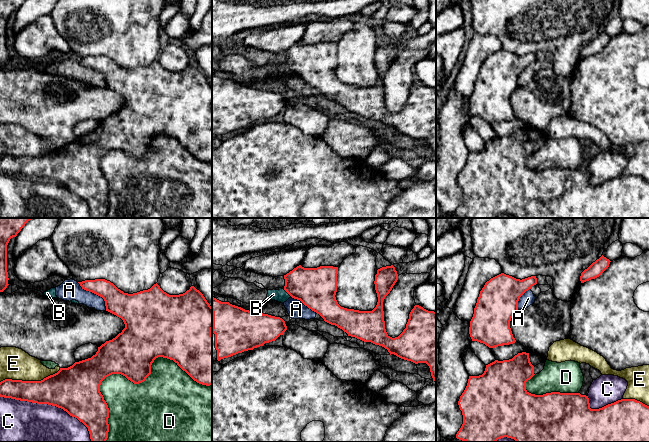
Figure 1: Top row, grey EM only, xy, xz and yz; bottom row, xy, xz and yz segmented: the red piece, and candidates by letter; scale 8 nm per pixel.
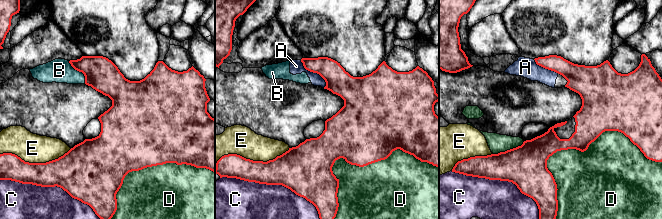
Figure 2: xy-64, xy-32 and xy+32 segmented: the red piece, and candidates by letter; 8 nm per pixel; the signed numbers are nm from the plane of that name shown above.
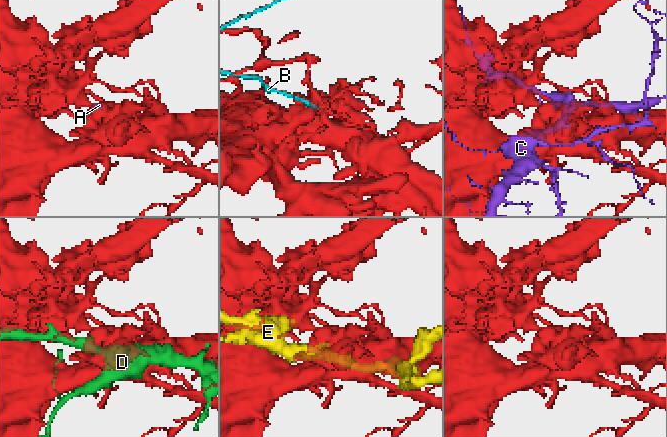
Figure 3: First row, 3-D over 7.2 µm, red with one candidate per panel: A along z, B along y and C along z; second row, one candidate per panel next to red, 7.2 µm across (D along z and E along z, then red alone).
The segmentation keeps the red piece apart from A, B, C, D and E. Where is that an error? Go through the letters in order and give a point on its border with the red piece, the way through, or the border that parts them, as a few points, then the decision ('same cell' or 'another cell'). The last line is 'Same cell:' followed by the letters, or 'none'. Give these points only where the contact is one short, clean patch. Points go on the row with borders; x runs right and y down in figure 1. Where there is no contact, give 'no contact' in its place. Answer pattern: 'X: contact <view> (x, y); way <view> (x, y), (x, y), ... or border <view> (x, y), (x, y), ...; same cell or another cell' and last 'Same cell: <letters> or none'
A: contact xy (96, 294); border xy (77, 282), (84, 289), (99, 295), (104, 301), (106, 310); another cell
B: contact xz (287, 292); border xz (283, 289), (291, 296); another cell
C: contact xy (50, 404); another cell
D: contact xy (131, 381); another cell
E: contact xy (30, 381); another cell
Same cell: none

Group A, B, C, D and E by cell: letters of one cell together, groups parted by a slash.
A B / C / D / E

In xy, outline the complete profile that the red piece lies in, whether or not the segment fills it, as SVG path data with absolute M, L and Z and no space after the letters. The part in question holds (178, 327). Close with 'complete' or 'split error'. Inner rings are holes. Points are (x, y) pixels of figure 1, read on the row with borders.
M105 279L78 282L82 289L92 292L105 301L106 311L121 318L125 328L112 340L106 341L91 358L75 362L41 381L5 379L0 382L0 397L48 404L66 411L77 418L89 431L91 442L106 442L109 432L109 408L100 392L101 382L112 374L121 374L134 384L142 383L151 374L151 365L158 357L173 360L183 371L199 384L212 385L212 307L203 294L191 286L183 294L169 295L156 283L150 289L128 294Z | complete

